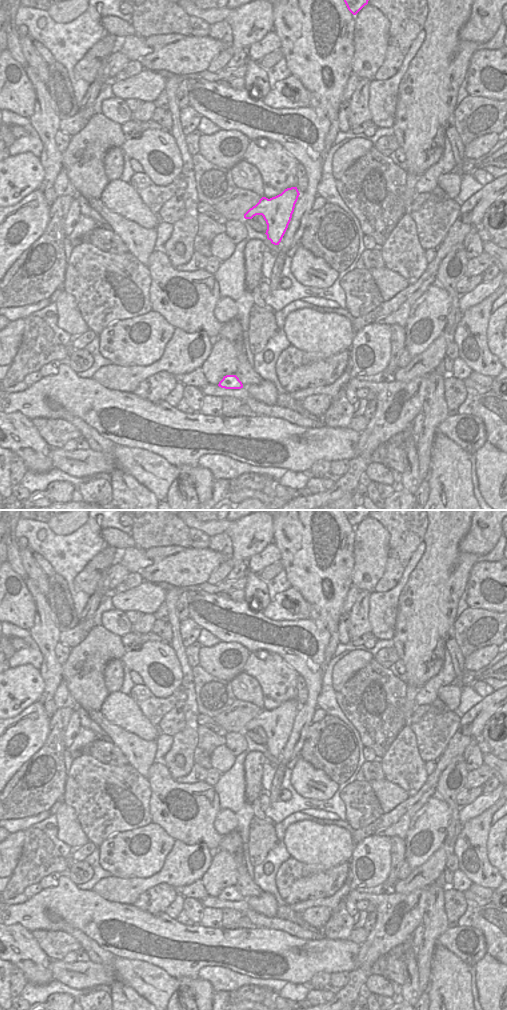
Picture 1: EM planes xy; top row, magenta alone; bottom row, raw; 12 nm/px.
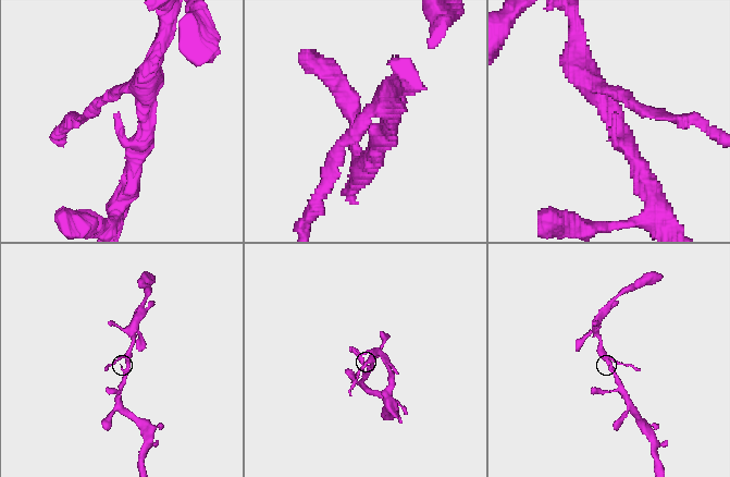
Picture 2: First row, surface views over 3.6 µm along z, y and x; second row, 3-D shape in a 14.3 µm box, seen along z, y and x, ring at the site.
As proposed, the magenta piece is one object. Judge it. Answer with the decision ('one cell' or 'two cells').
one cell

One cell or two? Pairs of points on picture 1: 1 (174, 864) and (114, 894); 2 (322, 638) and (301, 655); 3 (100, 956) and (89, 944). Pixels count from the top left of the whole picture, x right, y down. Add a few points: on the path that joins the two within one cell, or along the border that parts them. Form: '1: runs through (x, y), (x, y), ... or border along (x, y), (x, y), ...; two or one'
1: runs through (159, 877), (134, 889), (129, 889); one
2: runs through (319, 646), (318, 652), (312, 659), (309, 659); one
3: runs through (97, 953), (91, 947); one

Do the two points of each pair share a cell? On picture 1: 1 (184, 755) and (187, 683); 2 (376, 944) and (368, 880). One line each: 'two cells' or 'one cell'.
1: one cell
2: two cells

